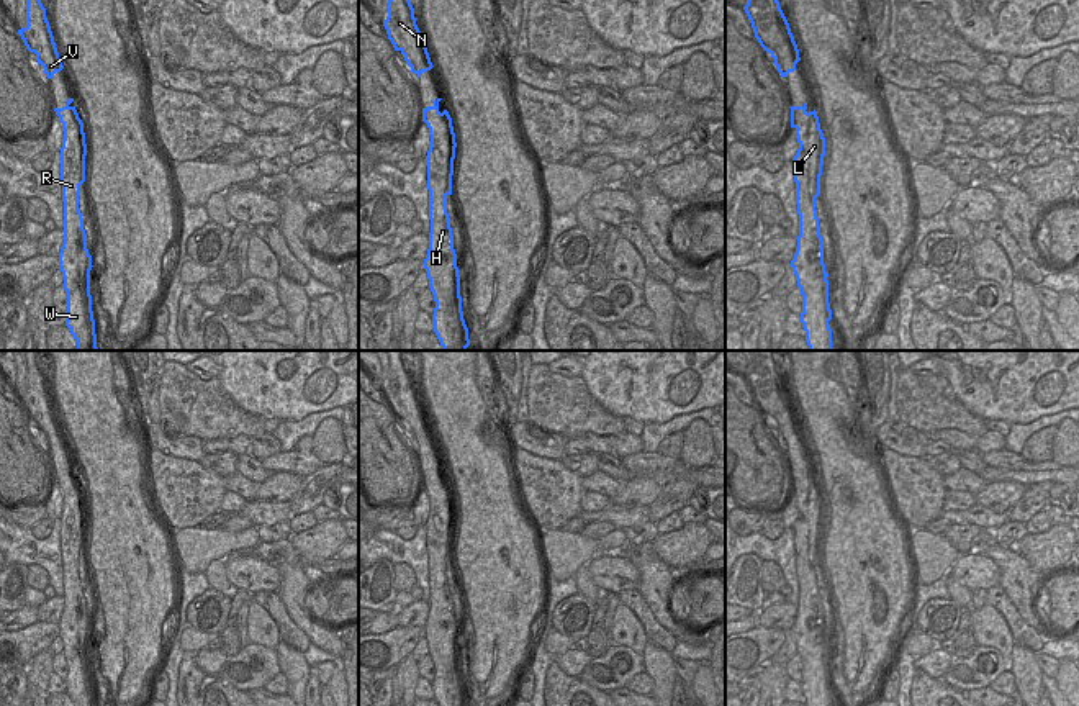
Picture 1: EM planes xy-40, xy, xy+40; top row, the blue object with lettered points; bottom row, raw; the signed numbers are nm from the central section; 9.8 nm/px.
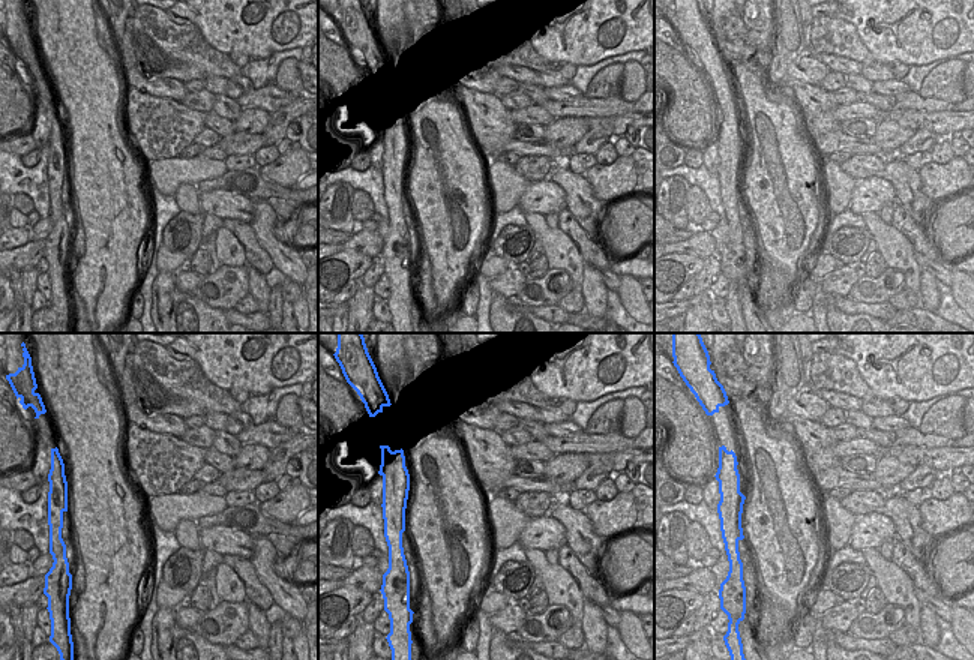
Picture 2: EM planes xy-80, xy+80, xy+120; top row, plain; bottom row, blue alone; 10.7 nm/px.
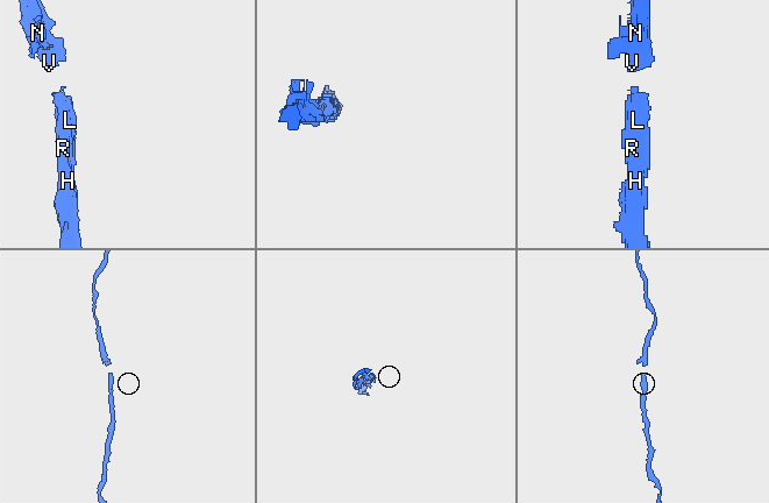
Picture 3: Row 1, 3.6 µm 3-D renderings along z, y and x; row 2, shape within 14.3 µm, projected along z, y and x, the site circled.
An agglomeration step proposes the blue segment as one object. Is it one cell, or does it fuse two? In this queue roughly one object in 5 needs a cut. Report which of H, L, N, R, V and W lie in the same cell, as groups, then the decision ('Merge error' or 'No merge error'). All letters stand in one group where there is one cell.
Groups: H L N R V W. No merge error.

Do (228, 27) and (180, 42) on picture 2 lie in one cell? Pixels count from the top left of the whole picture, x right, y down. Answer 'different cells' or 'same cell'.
different cells

